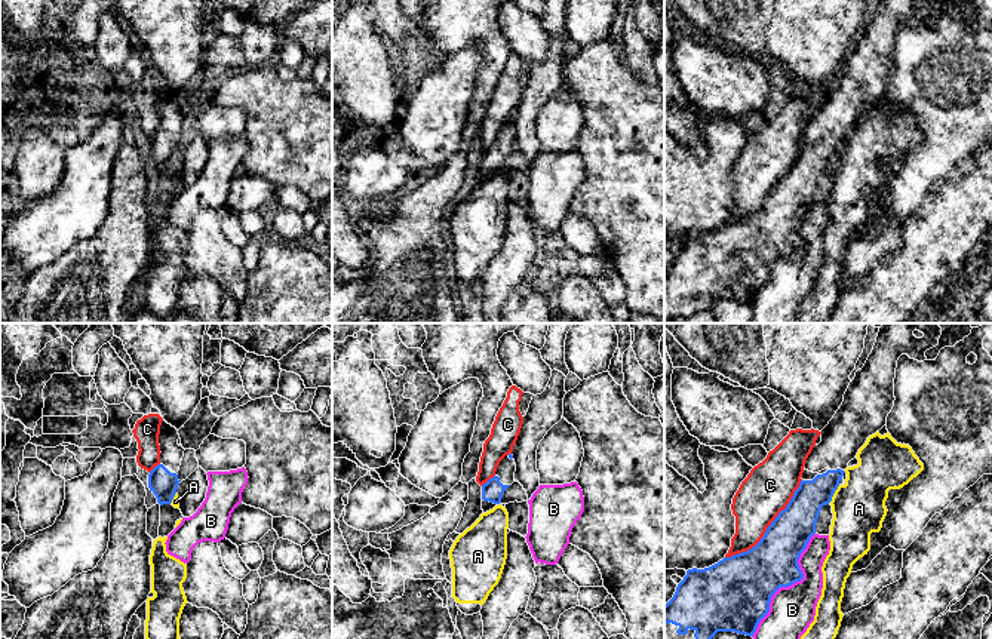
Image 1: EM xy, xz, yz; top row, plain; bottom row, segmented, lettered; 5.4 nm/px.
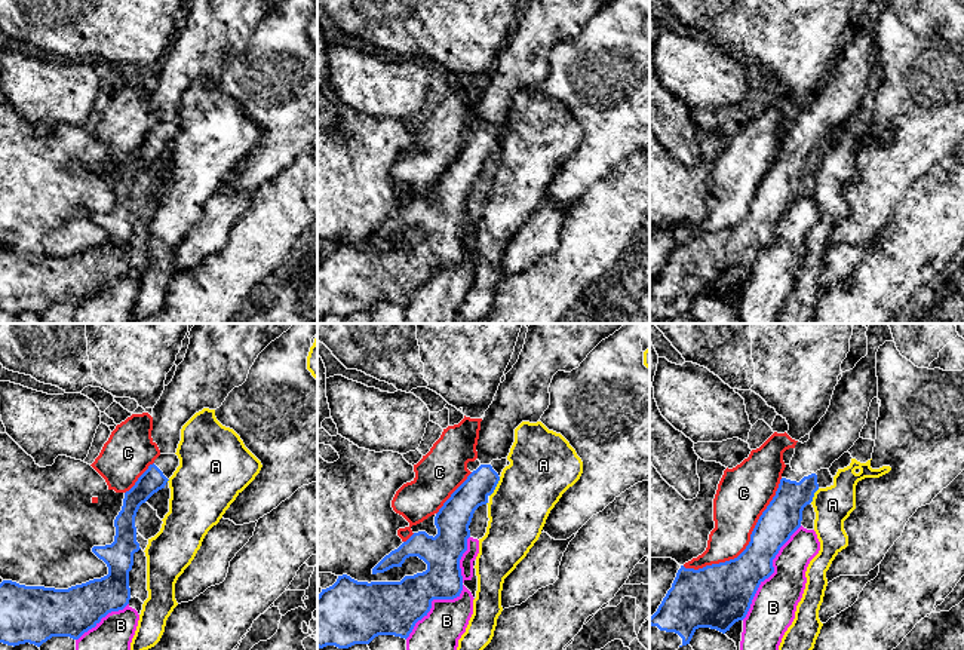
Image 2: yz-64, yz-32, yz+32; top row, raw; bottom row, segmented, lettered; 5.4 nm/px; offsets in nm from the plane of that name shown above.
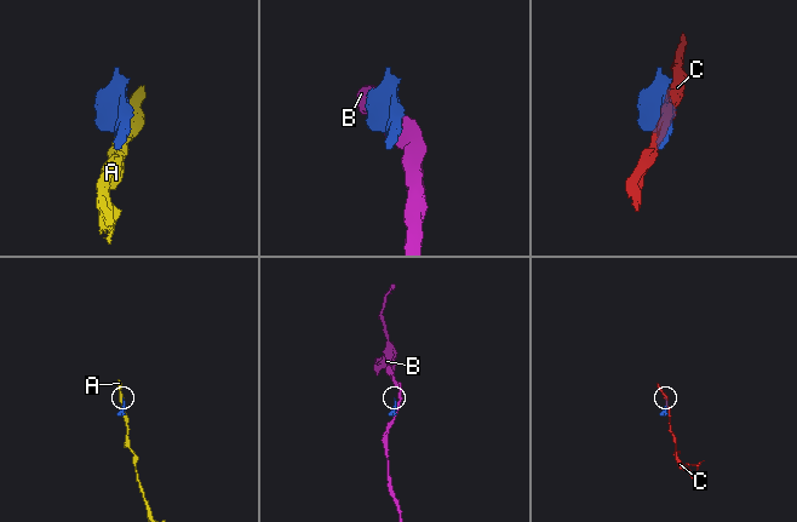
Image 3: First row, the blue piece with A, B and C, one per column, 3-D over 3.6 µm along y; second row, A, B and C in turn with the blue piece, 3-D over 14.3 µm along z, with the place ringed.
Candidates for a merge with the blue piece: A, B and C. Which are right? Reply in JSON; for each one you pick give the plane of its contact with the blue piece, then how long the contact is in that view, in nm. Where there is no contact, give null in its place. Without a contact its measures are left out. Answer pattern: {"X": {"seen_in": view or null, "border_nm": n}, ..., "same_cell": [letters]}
{"same_cell": []}

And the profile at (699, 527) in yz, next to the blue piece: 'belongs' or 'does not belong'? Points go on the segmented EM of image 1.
does not belong

